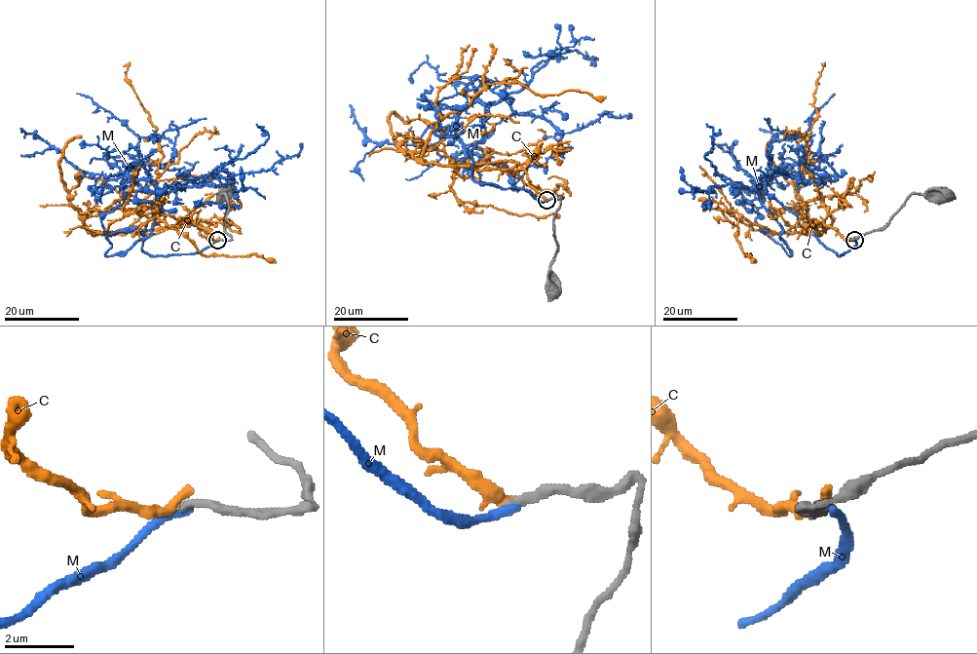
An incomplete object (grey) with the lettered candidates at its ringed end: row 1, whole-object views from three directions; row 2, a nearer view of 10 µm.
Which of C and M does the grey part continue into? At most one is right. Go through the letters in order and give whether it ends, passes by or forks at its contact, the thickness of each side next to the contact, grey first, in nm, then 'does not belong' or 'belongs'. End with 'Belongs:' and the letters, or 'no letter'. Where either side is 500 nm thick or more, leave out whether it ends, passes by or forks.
C: it ends | 240/380 nm | does not belong
M: it ends | 280/240 nm | belongs
Belongs: M

